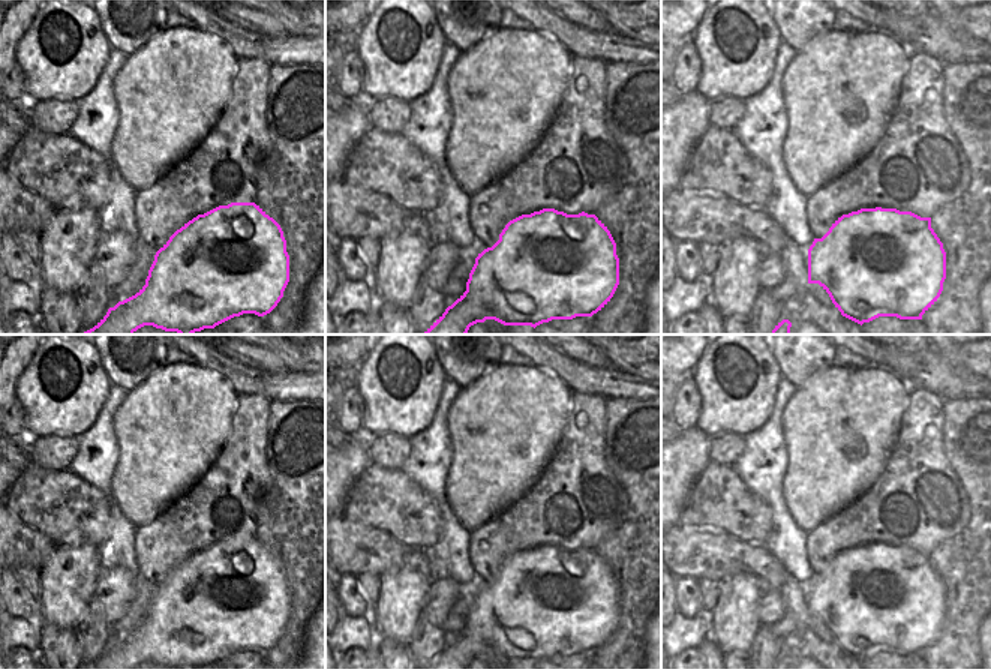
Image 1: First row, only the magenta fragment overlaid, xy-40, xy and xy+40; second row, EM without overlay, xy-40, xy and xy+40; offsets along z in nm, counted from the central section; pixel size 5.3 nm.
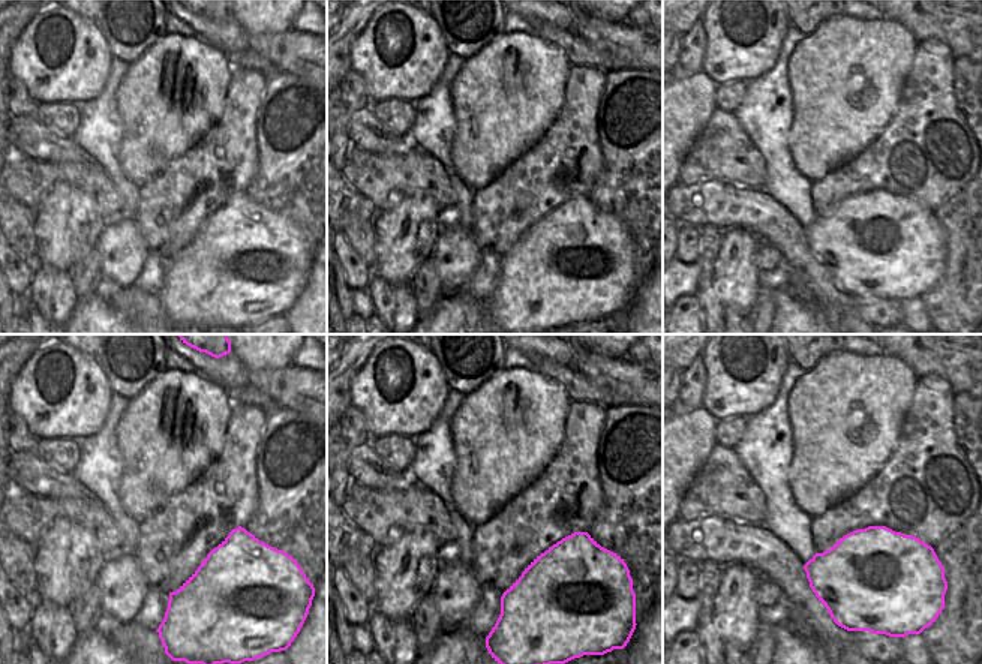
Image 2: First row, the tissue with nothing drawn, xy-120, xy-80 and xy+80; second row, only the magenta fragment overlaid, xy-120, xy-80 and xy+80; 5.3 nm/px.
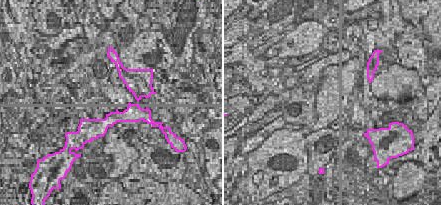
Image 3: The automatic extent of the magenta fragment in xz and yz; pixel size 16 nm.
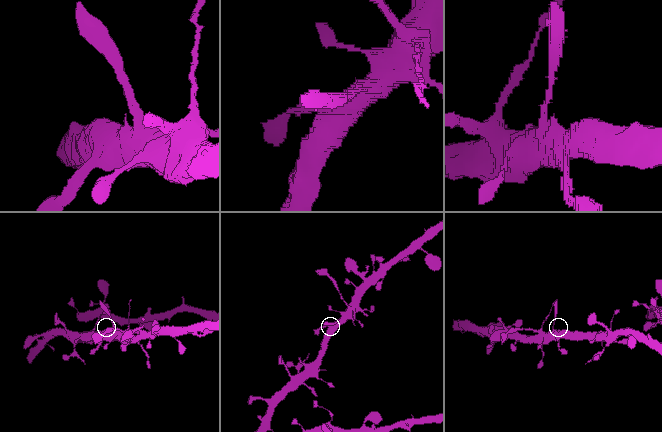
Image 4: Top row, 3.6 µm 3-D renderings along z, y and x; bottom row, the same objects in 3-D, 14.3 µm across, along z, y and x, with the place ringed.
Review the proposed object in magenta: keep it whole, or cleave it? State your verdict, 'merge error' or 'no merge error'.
no merge error

